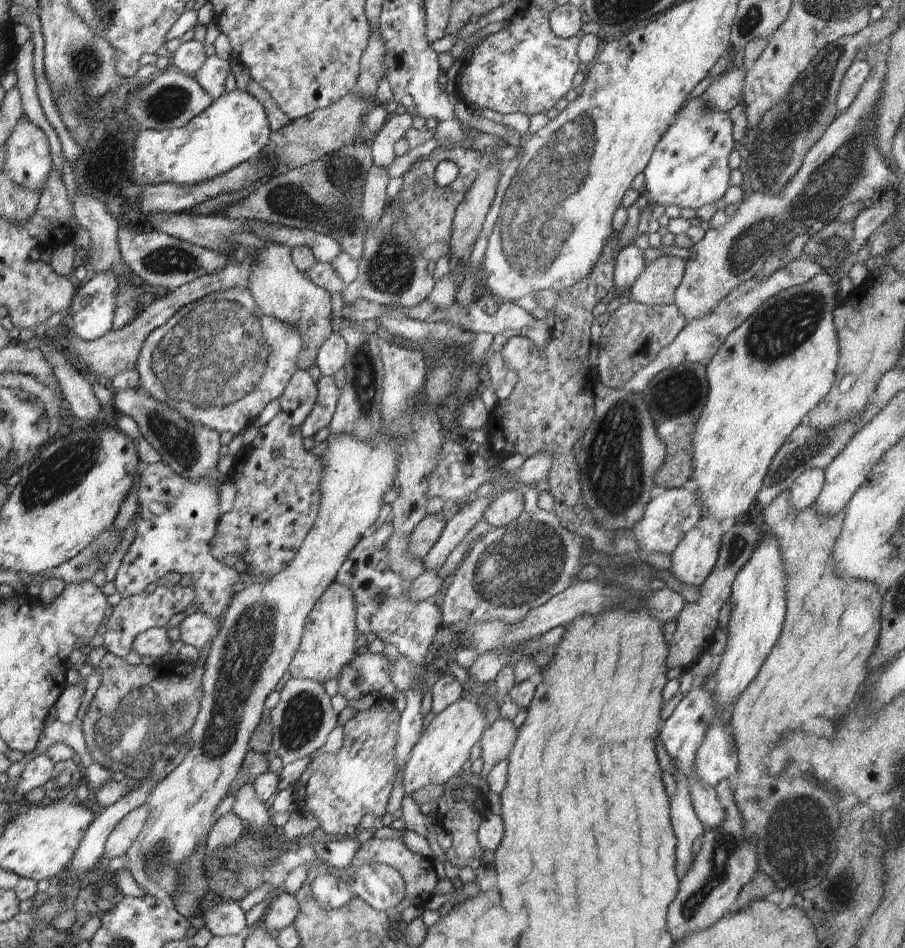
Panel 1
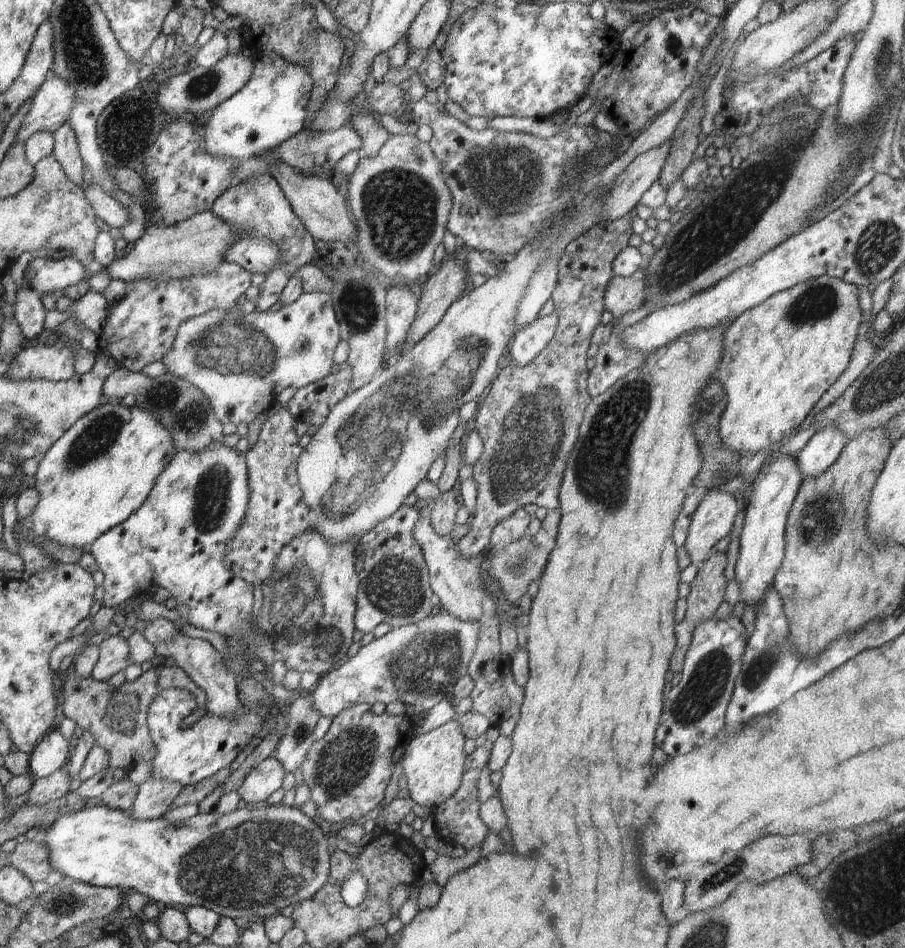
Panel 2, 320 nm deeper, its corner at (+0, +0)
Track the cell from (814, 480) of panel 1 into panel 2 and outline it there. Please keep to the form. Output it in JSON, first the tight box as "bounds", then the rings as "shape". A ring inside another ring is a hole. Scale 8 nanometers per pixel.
{"bounds":[796,425,847,478],"shape":[[[836,425],[820,427],[802,448],[796,458],[802,478],[814,478],[834,464],[847,438]]]}

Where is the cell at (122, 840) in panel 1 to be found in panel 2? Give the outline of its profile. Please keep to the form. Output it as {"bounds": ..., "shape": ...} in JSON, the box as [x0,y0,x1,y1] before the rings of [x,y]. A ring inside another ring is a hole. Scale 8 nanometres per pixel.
{"bounds":[125,777,182,820],"shape":[[[152,777],[138,786],[132,810],[125,813],[140,820],[165,817],[182,787],[178,781]]]}

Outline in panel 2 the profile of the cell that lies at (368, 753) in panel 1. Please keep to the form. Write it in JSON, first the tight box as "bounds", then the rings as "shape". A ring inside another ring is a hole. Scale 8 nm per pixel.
{"bounds":[301,705,414,824],"shape":[[[352,705],[332,717],[324,738],[314,741],[301,764],[302,776],[312,792],[317,814],[328,822],[347,824],[381,809],[394,766],[412,742],[414,723],[408,715],[372,713],[371,705]]]}

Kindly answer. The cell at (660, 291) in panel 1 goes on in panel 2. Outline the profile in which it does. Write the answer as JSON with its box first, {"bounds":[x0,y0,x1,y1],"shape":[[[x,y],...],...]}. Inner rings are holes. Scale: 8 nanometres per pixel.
{"bounds":[603,266,645,321],"shape":[[[644,266],[632,276],[619,277],[614,275],[607,284],[603,305],[612,314],[614,321],[626,312],[642,308],[645,304],[645,270]]]}

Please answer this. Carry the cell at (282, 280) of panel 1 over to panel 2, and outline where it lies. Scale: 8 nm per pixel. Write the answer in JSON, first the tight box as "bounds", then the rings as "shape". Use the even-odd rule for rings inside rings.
{"bounds":[210,173,316,311],"shape":[[[266,173],[252,175],[244,181],[228,187],[227,191],[214,201],[210,211],[229,222],[231,227],[236,228],[236,232],[240,231],[245,238],[264,237],[280,248],[280,264],[274,267],[266,275],[266,281],[258,286],[260,299],[255,308],[258,311],[269,311],[279,300],[283,288],[296,270],[312,262],[316,252],[313,236],[292,210],[276,179]]]}

